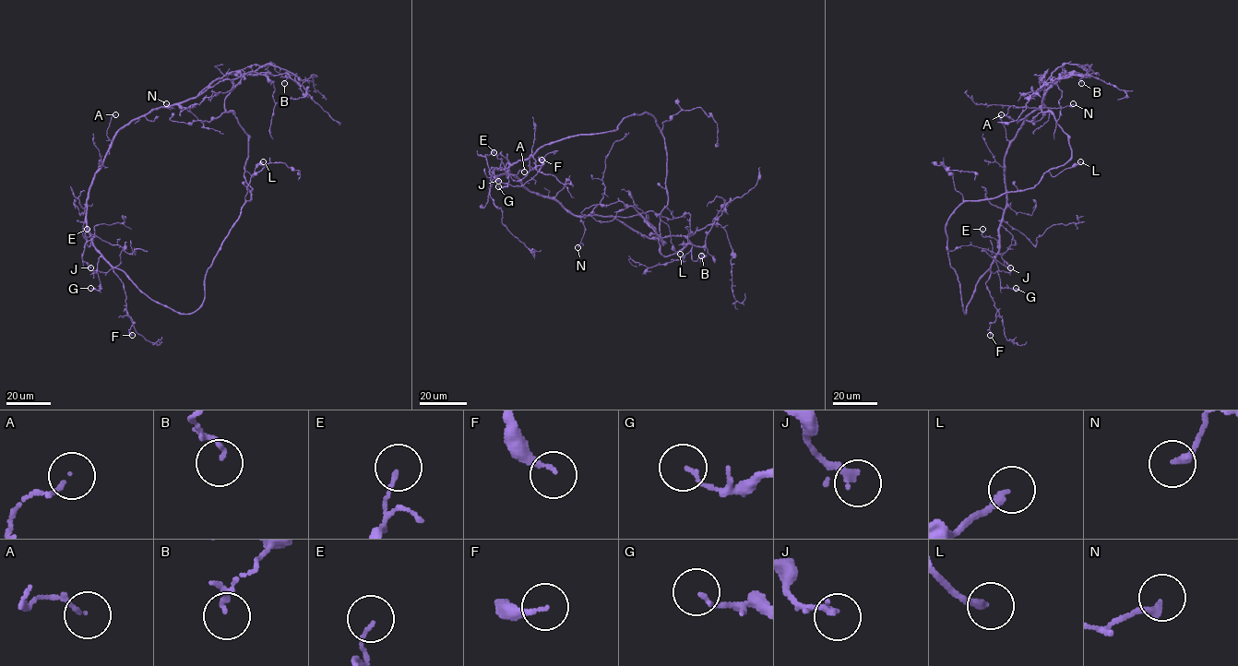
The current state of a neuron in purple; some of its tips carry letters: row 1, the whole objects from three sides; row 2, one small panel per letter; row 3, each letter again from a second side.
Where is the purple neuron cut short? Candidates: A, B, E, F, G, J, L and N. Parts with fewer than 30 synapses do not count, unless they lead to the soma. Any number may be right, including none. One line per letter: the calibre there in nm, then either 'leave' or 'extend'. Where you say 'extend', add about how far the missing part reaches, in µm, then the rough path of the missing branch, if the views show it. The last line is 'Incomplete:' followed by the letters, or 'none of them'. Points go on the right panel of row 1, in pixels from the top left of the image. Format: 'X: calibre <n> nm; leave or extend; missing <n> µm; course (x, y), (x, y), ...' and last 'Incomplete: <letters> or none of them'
A: calibre 110 nm; leave
B: calibre 80 nm; leave
E: calibre 110 nm; leave
F: calibre 150 nm; leave
G: calibre 100 nm; leave
J: calibre 150 nm; leave
L: calibre 240 nm; leave
N: calibre 240 nm; leave
Incomplete: none of them

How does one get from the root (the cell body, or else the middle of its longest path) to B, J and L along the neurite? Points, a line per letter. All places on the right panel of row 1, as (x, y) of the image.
B: (1079, 74), (1046, 82), (1035, 93), (1065, 63), (1086, 71), (1078, 79), (1081, 83)
J: (1079, 74), (1035, 93), (1051, 74), (1063, 64), (1065, 74), (1005, 157), (997, 244), (1010, 267)
L: (1079, 74), (1056, 81), (1041, 111), (1053, 115), (1071, 150), (1051, 174), (1080, 161)

